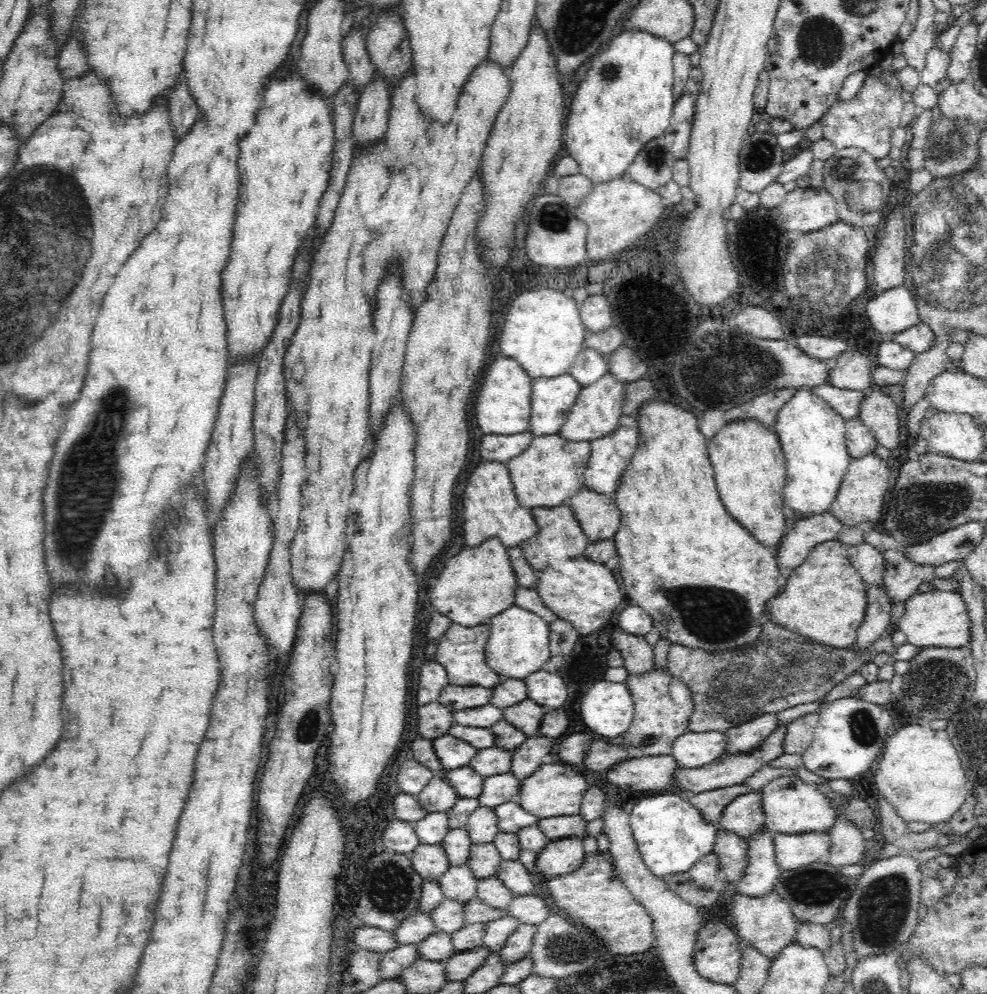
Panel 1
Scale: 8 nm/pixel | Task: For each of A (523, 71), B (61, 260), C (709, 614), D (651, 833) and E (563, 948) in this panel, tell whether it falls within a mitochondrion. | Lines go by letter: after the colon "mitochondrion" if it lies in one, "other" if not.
A: other
B: mitochondrion
C: mitochondrion
D: other
E: mitochondrion

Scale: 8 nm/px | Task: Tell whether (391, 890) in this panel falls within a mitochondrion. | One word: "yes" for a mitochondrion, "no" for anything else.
yes

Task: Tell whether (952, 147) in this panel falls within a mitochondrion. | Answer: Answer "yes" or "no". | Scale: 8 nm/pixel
yes

